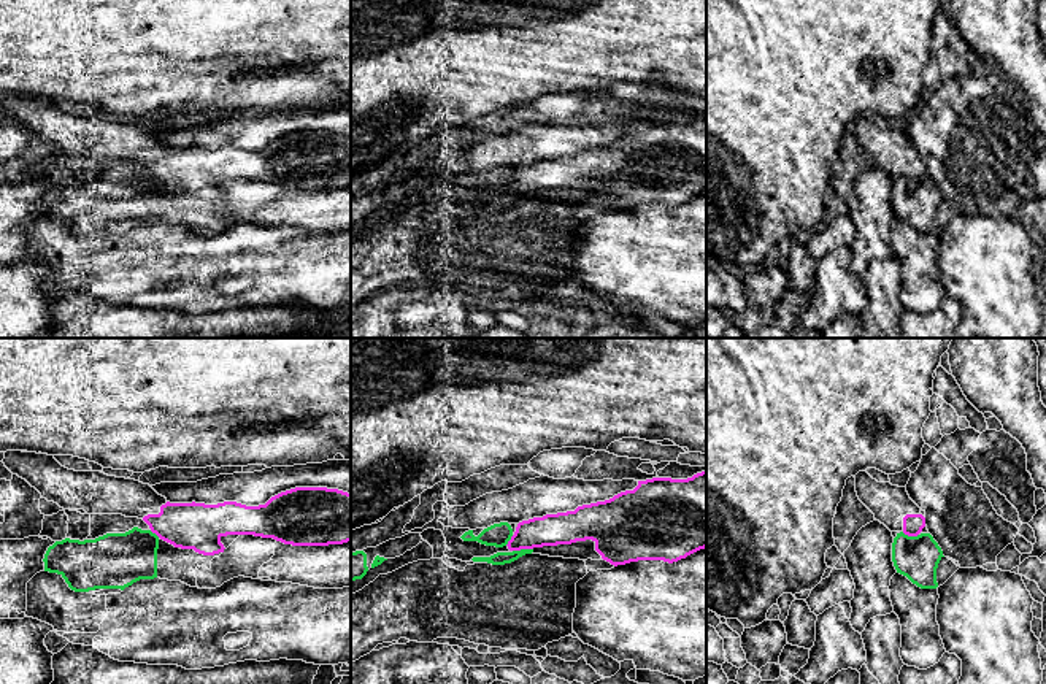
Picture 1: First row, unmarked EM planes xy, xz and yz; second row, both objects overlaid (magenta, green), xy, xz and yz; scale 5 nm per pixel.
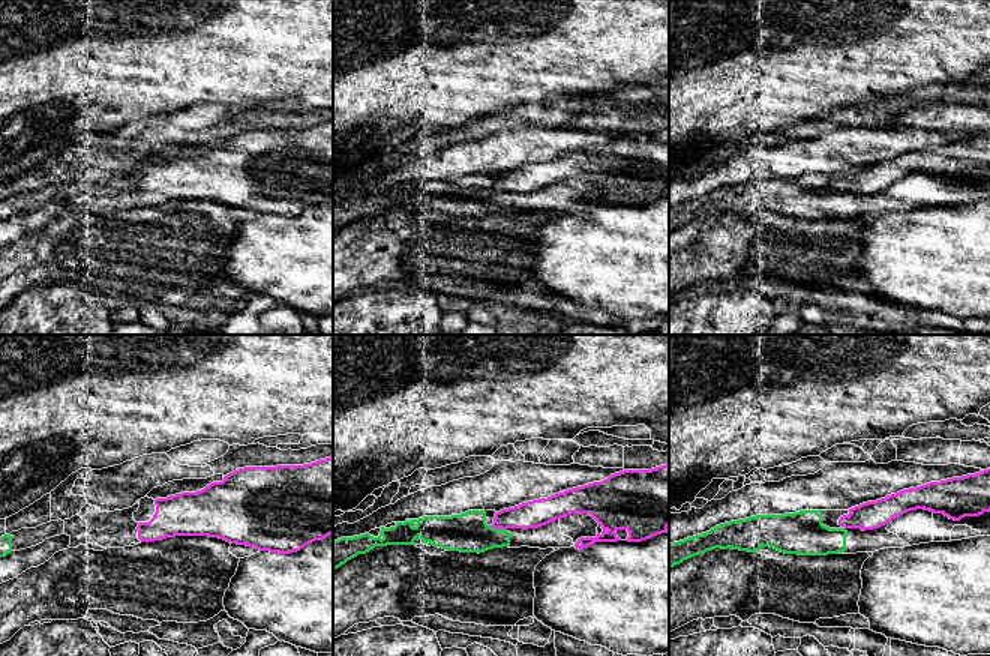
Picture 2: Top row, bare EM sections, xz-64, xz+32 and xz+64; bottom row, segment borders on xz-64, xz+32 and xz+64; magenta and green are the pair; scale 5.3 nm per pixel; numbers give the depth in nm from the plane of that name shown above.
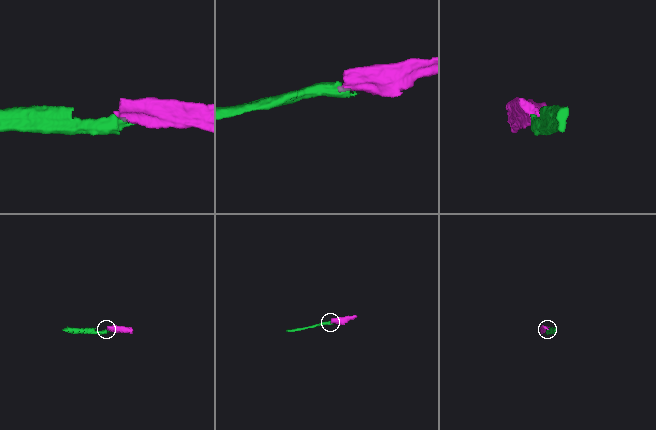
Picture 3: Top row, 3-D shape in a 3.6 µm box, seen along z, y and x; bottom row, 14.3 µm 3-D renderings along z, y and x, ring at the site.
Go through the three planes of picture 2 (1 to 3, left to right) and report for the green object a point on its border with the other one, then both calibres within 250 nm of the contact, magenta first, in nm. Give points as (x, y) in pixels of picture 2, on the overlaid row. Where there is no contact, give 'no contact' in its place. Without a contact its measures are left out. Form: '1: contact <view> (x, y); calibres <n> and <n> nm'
1: no contact
2: contact xz+32 (498, 529); calibres 150 and 220 nm
3: no contact

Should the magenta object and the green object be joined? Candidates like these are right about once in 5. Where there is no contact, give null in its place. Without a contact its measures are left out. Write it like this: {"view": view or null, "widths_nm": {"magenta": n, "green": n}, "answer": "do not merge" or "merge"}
{"view": "xz", "widths_nm": {"magenta": 160, "green": 60}, "answer": "do not merge"}

